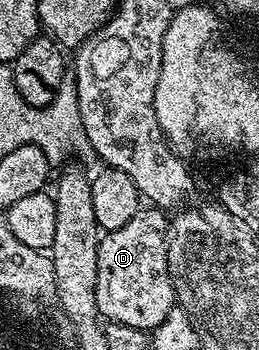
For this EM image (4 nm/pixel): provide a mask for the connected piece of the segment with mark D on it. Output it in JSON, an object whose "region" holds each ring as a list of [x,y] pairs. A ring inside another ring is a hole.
{"region":[[[161,209],[138,210],[119,229],[108,232],[98,245],[97,305],[110,323],[131,325],[146,333],[175,309],[177,291],[165,262],[167,215]]]}

